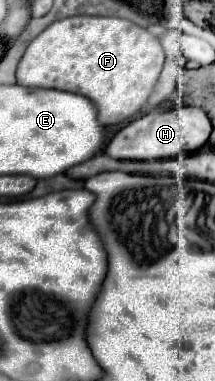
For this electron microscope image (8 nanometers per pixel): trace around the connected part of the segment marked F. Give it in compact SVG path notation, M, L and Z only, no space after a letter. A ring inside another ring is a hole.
M69 16L55 20L27 46L17 66L17 84L29 88L53 88L89 98L97 106L103 126L121 124L135 116L165 64L159 40L145 28L113 16Z

